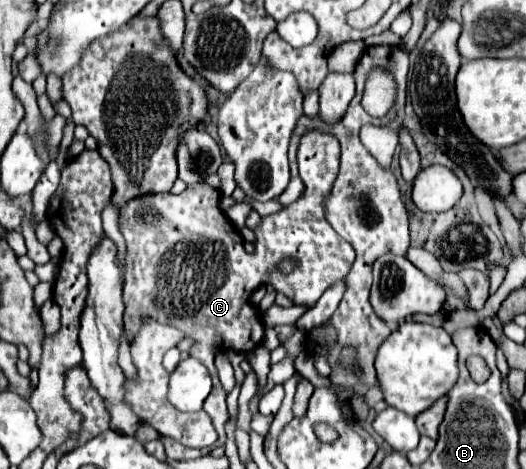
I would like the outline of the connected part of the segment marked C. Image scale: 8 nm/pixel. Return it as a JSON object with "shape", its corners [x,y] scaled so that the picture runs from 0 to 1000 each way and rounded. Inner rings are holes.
{"shape":[[[591,279],[587,288],[580,284],[565,343],[580,390],[580,416],[534,454],[496,467],[496,480],[485,488],[489,518],[479,542],[462,531],[458,497],[416,446],[420,407],[386,386],[359,394],[344,416],[283,412],[249,424],[226,458],[226,488],[241,522],[234,612],[234,697],[241,731],[249,736],[257,723],[264,693],[272,693],[272,676],[295,676],[306,693],[325,693],[367,723],[359,761],[382,770],[405,808],[405,829],[390,851],[386,876],[405,893],[405,910],[416,928],[409,953],[428,949],[428,898],[435,885],[428,834],[416,808],[409,808],[405,757],[409,744],[451,753],[485,744],[477,719],[477,706],[485,701],[485,655],[470,650],[473,629],[492,608],[511,606],[523,620],[542,625],[561,650],[595,655],[622,612],[660,591],[675,557],[671,527],[633,493],[614,458],[614,424],[629,407],[644,365],[644,301],[603,279]],[[420,531],[432,544],[432,557],[424,557],[424,582],[405,582],[413,544],[420,561]],[[549,544],[568,557],[568,574],[553,586],[534,586],[527,561]]]}

